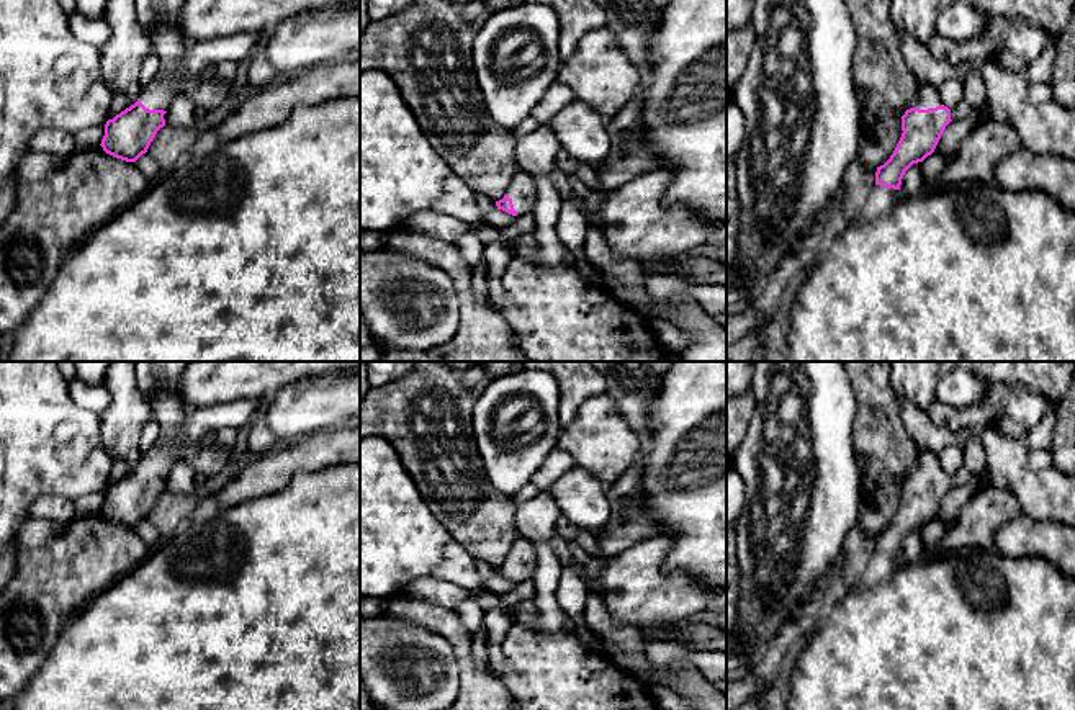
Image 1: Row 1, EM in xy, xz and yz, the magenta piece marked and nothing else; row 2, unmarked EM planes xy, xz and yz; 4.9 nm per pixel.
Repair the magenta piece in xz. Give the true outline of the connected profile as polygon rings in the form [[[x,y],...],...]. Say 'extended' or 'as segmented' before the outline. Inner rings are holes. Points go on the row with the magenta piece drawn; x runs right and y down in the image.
extended | [[[519,172],[509,185],[502,200],[496,201],[497,209],[512,216],[524,216],[535,209],[537,183],[530,173]]]

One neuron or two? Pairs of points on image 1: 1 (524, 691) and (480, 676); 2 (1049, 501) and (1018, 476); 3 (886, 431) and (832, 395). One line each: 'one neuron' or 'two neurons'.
1: two neurons
2: one neuron
3: two neurons

